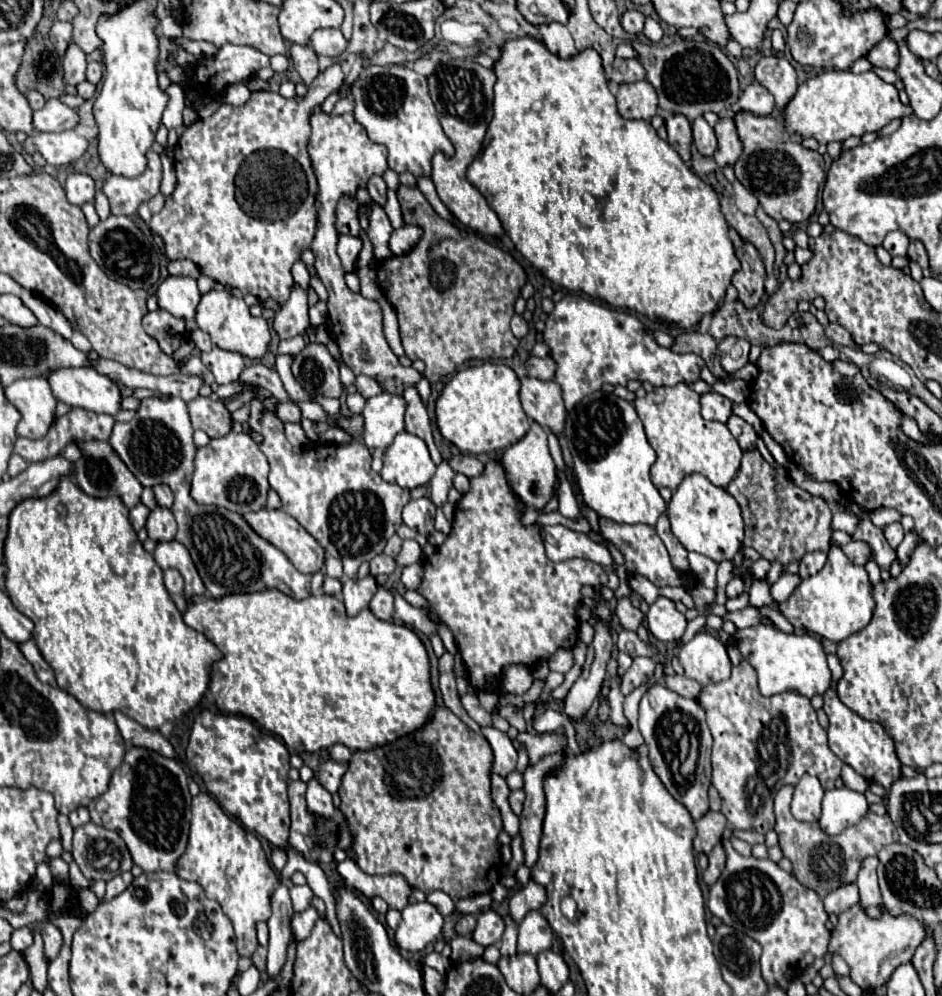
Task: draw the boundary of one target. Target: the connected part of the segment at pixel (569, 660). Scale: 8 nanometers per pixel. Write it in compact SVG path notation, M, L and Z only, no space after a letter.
M557 650L551 658L549 658L549 668L557 670L561 674L569 672L573 666L573 652L571 650Z

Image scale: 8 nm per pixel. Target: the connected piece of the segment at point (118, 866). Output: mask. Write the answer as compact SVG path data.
M93 822L75 828L73 860L89 880L111 880L117 874L129 872L133 866L131 854L123 838Z

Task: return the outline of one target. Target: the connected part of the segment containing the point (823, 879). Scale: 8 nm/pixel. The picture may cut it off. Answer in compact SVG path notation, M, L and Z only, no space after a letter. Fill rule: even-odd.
M789 784L781 786L775 794L775 818L777 818L775 832L779 836L779 846L783 850L783 856L789 858L793 864L793 876L803 886L815 890L821 898L827 892L837 890L839 886L855 882L863 858L877 856L877 852L883 846L897 842L895 826L887 814L877 816L873 812L867 812L859 824L845 828L839 836L829 836L819 828L819 822L799 822L793 818L789 810L791 796L793 796L793 786ZM837 848L839 848L839 856L837 856Z

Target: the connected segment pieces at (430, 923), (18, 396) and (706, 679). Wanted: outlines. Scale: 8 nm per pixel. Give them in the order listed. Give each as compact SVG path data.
M427 902L409 904L401 910L401 922L395 930L393 944L399 950L425 950L439 934L443 926L443 916L435 910L435 906Z
M21 378L3 388L5 398L21 412L17 436L41 438L53 424L53 410L57 400L45 378Z
M697 632L691 642L683 644L679 650L679 662L685 668L685 676L697 680L701 686L707 686L711 682L721 682L731 676L731 660L727 656L727 650L723 642L715 638L711 632Z

